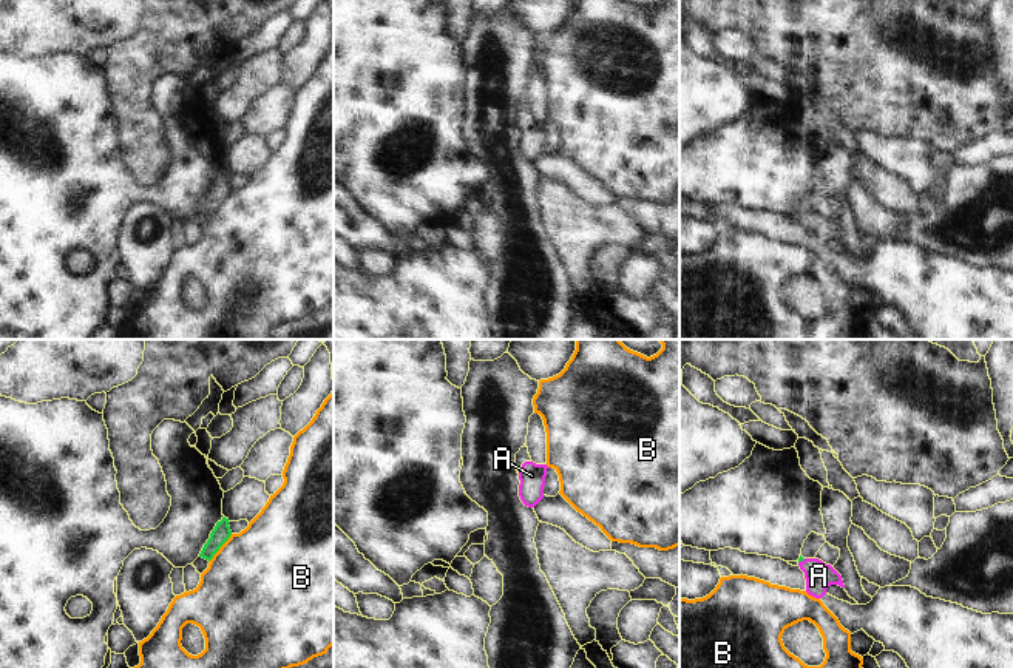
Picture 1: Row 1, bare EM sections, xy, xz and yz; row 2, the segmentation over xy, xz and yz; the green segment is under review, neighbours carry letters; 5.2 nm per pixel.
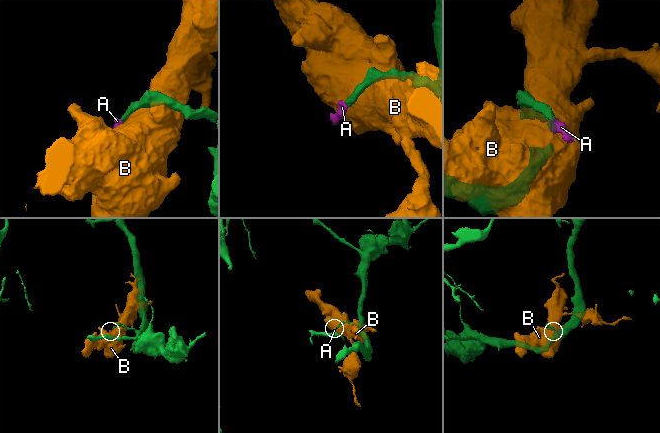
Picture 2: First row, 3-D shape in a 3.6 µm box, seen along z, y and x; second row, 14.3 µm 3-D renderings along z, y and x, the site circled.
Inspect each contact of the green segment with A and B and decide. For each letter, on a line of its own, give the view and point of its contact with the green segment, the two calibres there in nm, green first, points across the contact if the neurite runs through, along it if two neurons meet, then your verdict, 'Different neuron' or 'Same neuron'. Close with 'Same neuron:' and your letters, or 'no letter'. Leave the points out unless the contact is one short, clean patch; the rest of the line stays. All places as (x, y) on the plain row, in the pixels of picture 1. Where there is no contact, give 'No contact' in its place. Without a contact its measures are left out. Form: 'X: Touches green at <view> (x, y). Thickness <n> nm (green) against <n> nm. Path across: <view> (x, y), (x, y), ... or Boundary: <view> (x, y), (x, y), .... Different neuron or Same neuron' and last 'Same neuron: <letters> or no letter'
A: Touches green at yz (802, 215). Thickness 20 nm (green) against 150 nm. Path across: yz (800, 213), (802, 215), (819, 230). Same neuron
B: Touches green at xy (220, 201). Thickness 90 nm (green) against 500 nm. Different neuron
Same neuron: A

